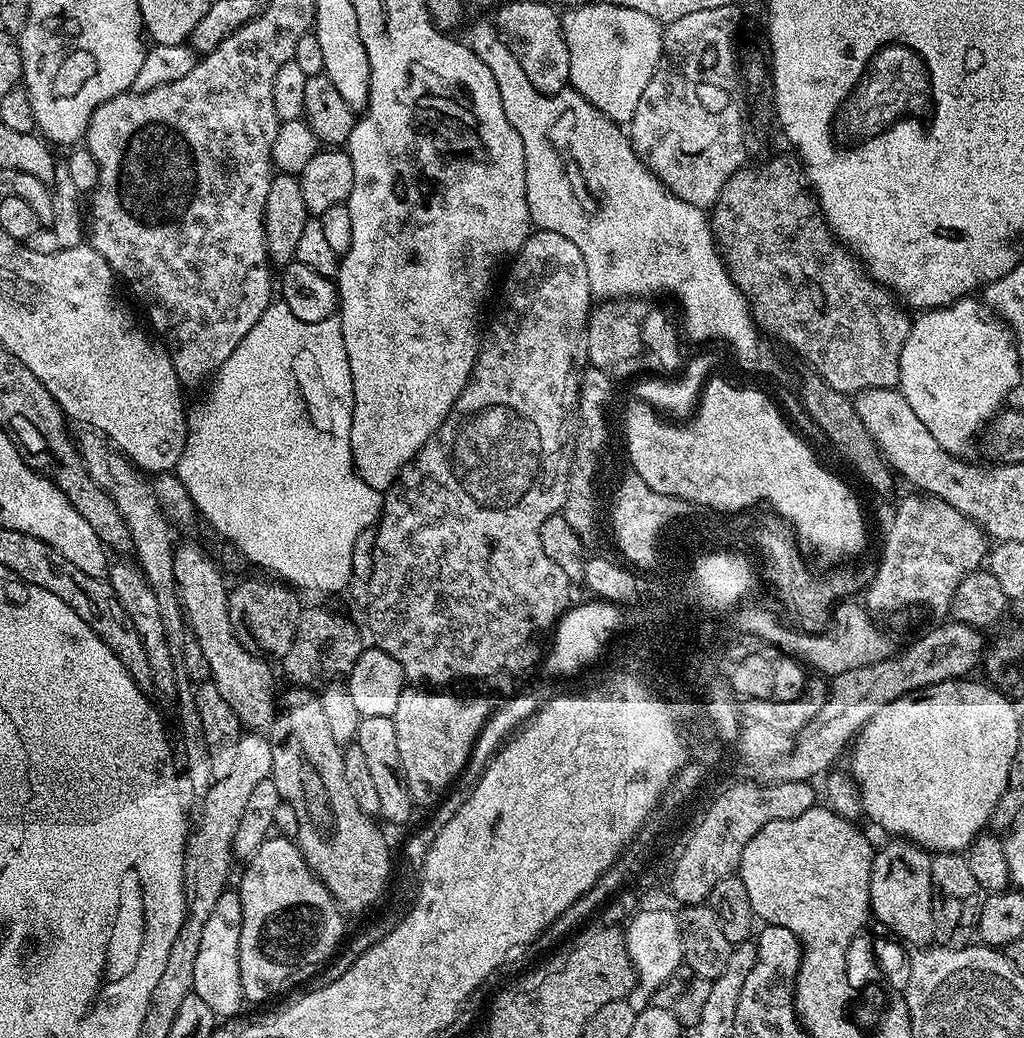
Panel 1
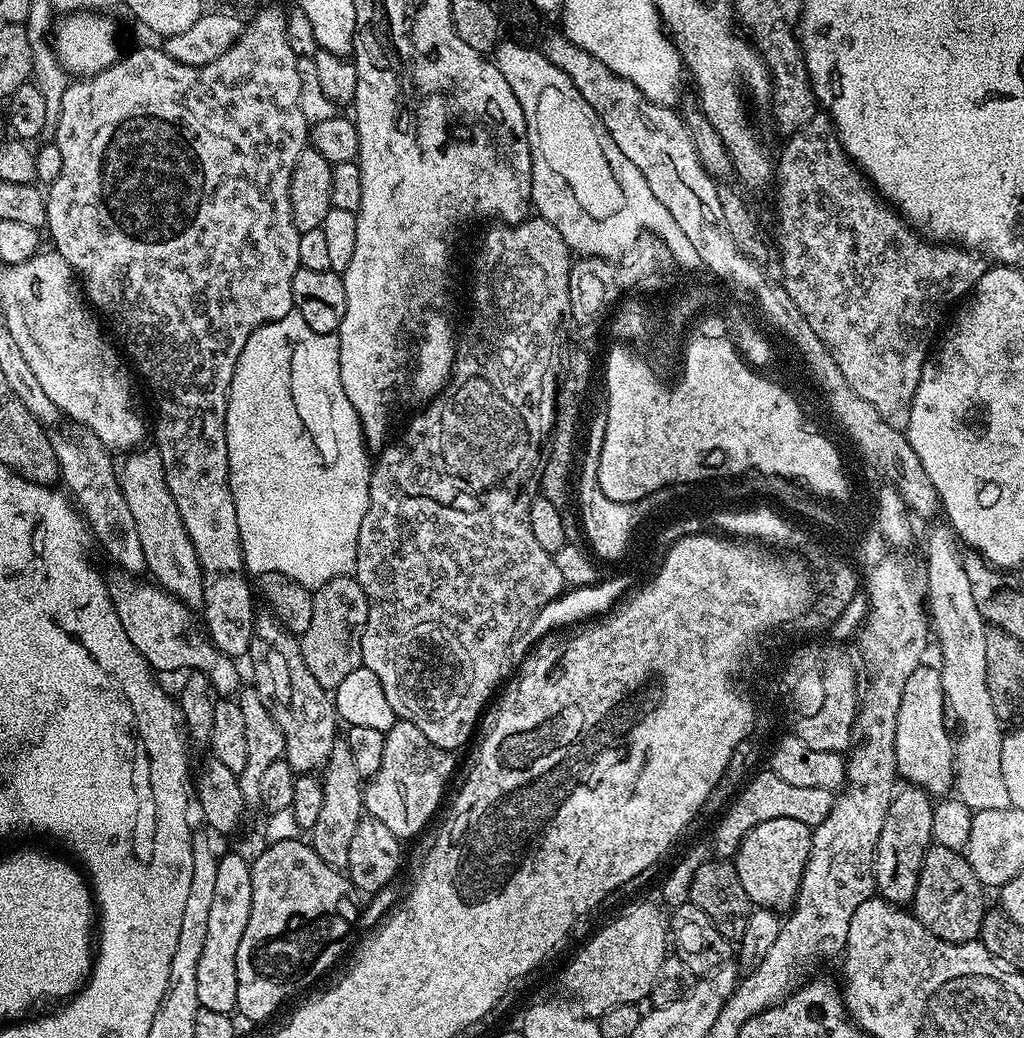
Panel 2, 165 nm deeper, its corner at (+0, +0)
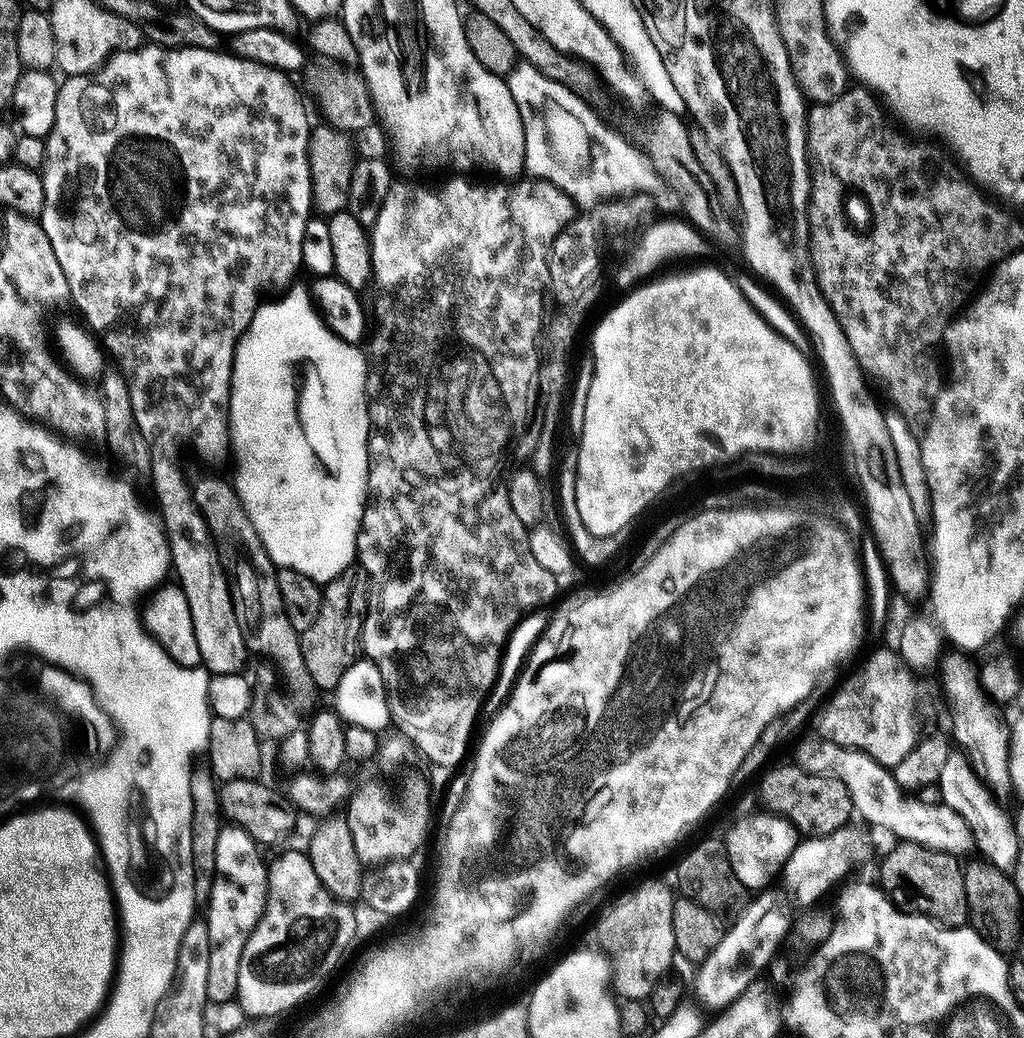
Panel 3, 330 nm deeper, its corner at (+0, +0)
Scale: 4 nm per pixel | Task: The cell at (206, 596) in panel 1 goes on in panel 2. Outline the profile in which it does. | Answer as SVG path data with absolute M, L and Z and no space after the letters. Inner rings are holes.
M140 446L129 451L128 456L118 468L120 489L130 505L130 515L134 517L134 526L138 526L138 538L142 542L142 554L146 554L145 569L150 573L151 579L171 596L176 596L183 604L196 610L204 602L204 575L202 566L198 562L198 554L194 554L194 544L190 542L190 534L186 534L186 526L182 526L182 516L174 506L174 498L170 498L170 490L166 486L166 474L162 470L162 458L157 454L155 447Z

